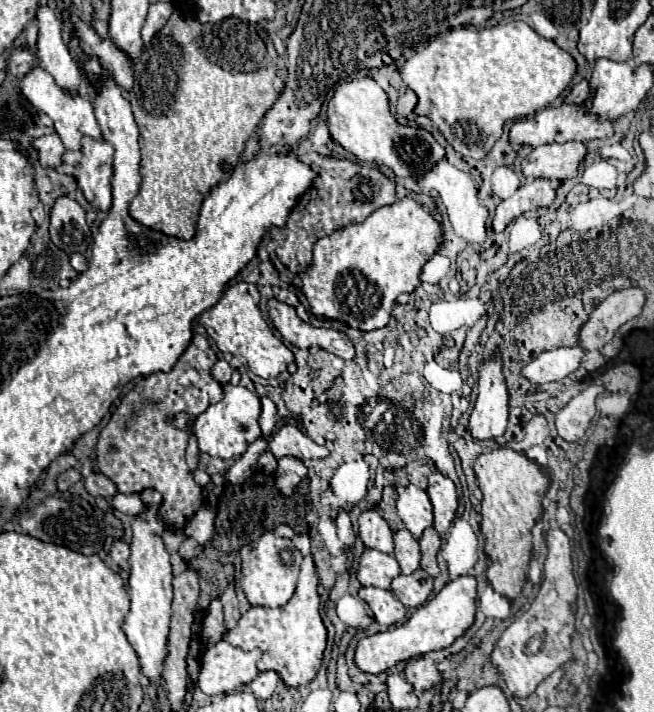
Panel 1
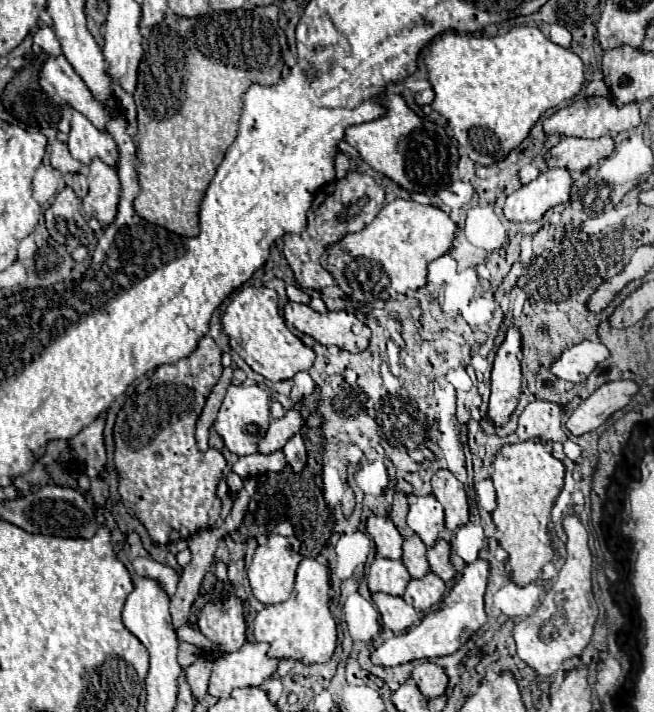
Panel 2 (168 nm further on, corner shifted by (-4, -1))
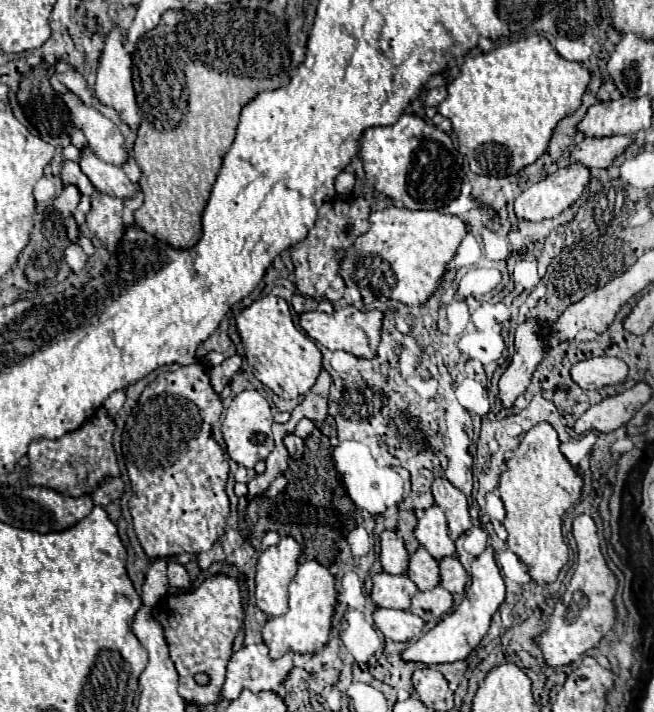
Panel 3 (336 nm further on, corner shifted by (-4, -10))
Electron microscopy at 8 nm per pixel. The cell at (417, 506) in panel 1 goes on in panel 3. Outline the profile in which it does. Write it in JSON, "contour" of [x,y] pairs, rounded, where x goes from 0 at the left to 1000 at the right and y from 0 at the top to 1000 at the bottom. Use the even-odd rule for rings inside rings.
{"contour":[[[671,711],[653,713],[638,733],[635,756],[656,772],[665,787],[680,781],[699,781],[693,758],[683,753],[683,728]]]}

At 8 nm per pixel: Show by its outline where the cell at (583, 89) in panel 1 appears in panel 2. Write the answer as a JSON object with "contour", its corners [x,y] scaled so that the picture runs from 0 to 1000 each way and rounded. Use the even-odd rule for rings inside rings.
{"contour":[[[901,114],[894,119],[894,131],[901,136],[907,136],[907,133],[931,133],[931,125],[928,125],[928,119],[922,114]]]}

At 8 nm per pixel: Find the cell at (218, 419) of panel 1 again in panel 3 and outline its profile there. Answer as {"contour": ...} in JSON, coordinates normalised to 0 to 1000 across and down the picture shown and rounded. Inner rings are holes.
{"contour":[[[375,548],[375,551],[362,553],[350,567],[341,598],[338,598],[350,643],[375,657],[387,657],[393,652],[393,646],[408,646],[408,640],[420,629],[414,596],[417,596],[414,570],[393,548]]]}

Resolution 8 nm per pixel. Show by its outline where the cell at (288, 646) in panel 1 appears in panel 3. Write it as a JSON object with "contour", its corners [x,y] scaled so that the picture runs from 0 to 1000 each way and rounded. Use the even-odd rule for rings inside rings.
{"contour":[[[469,787],[457,795],[451,812],[442,817],[442,860],[414,868],[402,882],[402,899],[411,907],[411,921],[427,924],[439,916],[482,919],[488,916],[506,888],[506,865],[515,848],[515,829],[509,806],[485,787]]]}

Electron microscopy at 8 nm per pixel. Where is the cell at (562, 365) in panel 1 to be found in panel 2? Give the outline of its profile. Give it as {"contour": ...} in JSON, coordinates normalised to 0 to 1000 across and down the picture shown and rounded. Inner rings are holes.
{"contour":[[[891,479],[882,482],[858,496],[855,504],[849,504],[839,515],[839,521],[864,535],[894,535],[898,527],[931,501],[931,493],[919,482]]]}

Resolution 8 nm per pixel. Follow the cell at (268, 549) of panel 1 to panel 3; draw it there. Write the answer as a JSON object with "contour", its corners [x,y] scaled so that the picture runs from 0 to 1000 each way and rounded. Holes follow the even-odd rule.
{"contour":[[[436,753],[424,767],[408,770],[393,789],[390,846],[408,865],[439,860],[439,820],[454,803],[460,767]]]}

